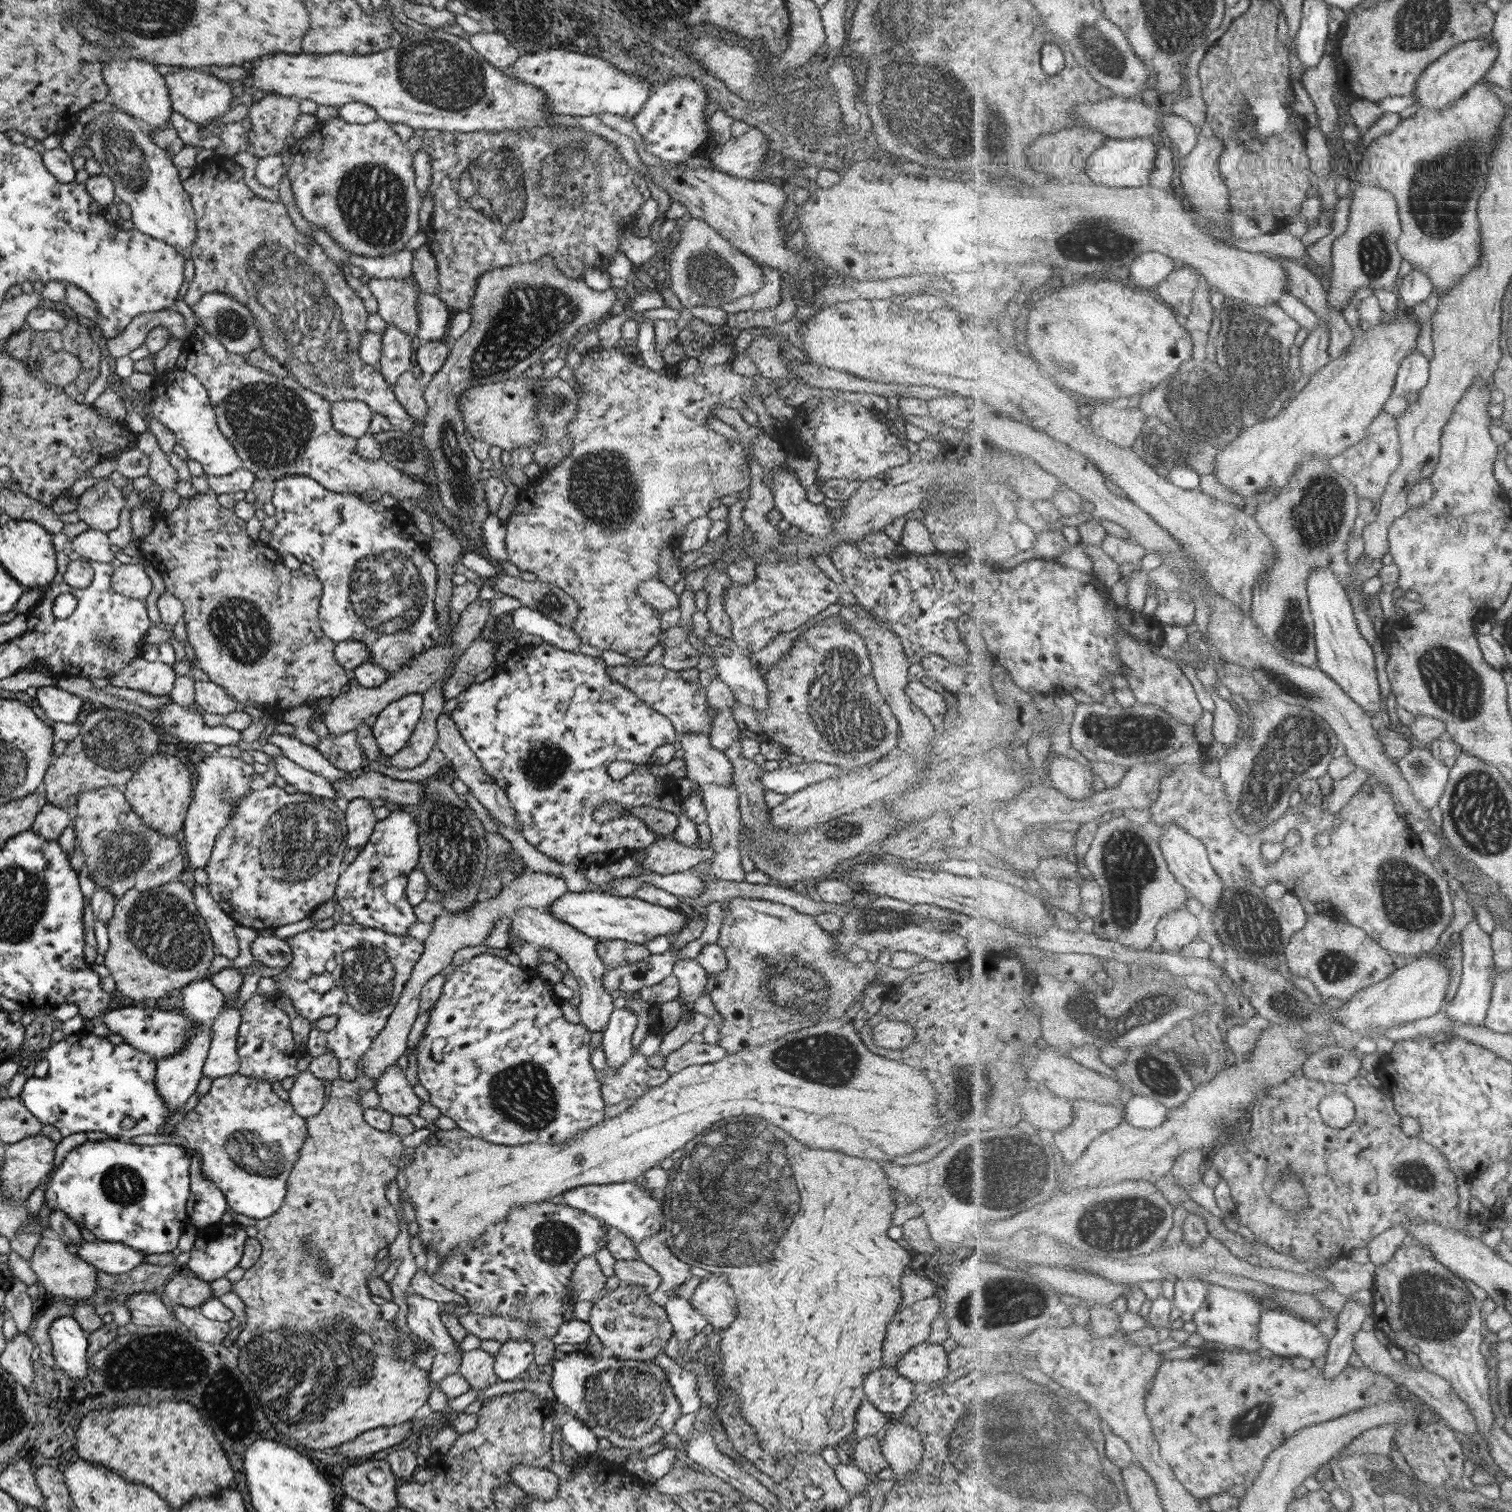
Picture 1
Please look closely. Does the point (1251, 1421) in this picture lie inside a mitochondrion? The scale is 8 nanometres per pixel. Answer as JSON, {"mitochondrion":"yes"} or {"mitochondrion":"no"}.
{"mitochondrion":"yes"}

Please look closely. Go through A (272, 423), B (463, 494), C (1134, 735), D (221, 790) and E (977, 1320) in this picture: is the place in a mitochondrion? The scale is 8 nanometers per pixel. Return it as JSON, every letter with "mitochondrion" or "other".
{"A":"mitochondrion","B":"mitochondrion","C":"mitochondrion","D":"mitochondrion","E":"mitochondrion"}

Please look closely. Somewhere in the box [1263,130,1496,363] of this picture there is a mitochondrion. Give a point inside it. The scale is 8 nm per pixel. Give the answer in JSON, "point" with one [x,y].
{"point":[1441,188]}

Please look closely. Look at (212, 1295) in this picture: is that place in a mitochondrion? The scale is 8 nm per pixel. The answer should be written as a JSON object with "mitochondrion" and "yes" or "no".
{"mitochondrion":"no"}

